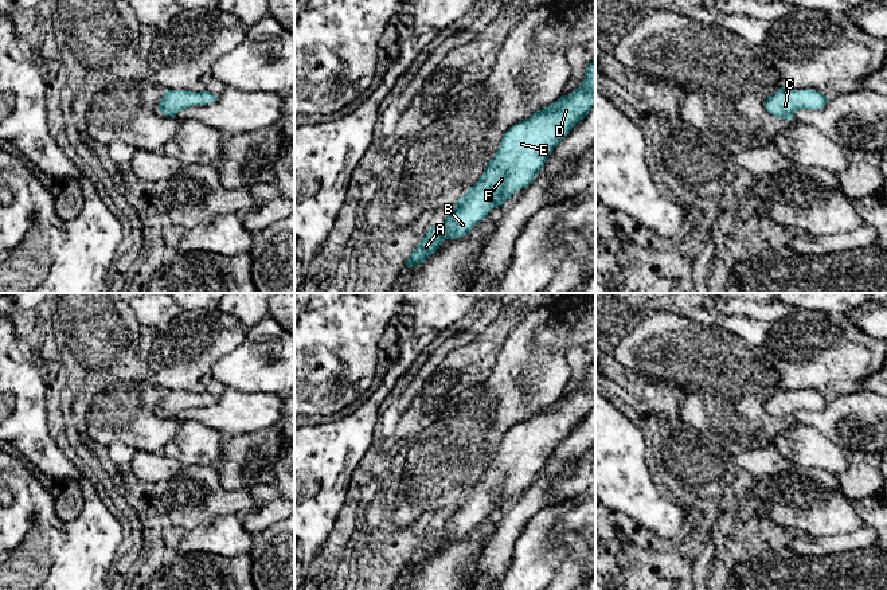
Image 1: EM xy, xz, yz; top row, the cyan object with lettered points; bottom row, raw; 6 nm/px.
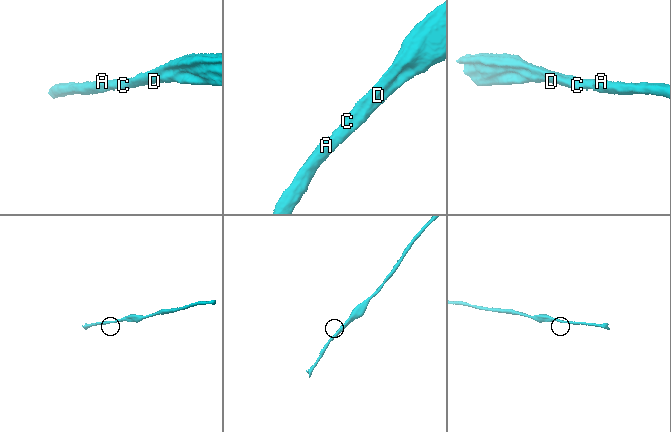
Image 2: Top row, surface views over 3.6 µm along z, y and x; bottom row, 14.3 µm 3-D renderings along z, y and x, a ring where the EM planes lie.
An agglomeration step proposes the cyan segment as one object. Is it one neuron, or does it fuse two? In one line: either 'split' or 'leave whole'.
leave whole

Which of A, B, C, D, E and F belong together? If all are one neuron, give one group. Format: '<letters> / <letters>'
A B C D E F

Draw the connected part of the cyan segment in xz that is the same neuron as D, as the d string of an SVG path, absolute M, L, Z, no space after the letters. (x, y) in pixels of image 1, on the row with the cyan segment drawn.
M595 60L586 69L582 85L554 103L534 113L530 118L513 125L505 132L495 157L487 164L484 175L456 202L454 211L441 226L431 226L417 249L405 262L407 267L423 263L434 254L445 239L458 239L484 220L493 207L501 206L521 188L527 188L542 171L554 148L581 122L595 106Z

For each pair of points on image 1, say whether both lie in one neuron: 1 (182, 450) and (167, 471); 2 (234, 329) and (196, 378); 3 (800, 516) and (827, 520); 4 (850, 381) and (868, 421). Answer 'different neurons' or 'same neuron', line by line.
1: different neurons
2: same neuron
3: same neuron
4: different neurons

